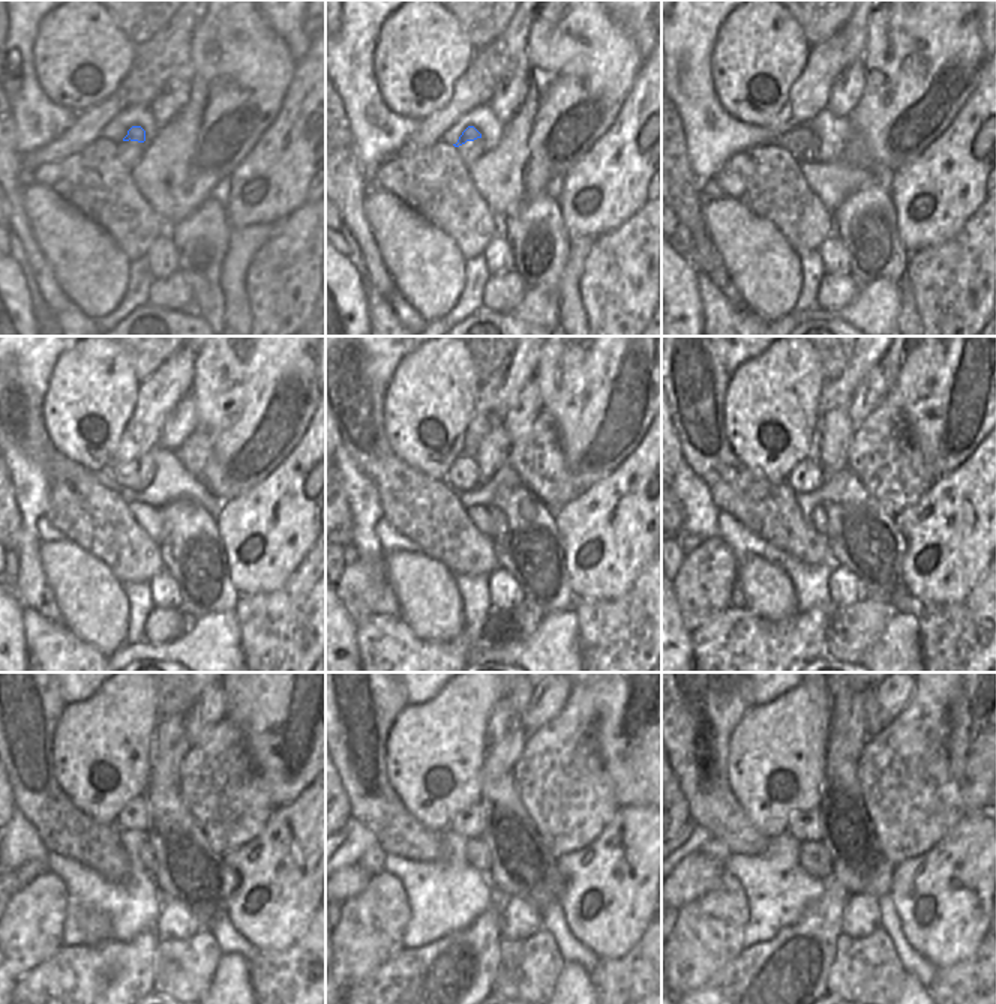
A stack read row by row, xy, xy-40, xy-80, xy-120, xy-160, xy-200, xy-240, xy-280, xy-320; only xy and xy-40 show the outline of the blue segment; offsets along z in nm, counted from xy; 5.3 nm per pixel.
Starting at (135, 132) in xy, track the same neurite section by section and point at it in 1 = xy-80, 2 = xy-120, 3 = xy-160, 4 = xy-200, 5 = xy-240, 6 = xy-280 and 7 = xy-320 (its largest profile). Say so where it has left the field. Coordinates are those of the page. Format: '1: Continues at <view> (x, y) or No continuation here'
1: Continues at xy-80 (797, 141)
2: Continues at xy-120 (122, 476)
3: Continues at xy-160 (464, 474)
4: Continues at xy-200 (806, 476)
5: Continues at xy-240 (134, 817)
6: Continues at xy-280 (468, 824)
7: Continues at xy-320 (804, 826).

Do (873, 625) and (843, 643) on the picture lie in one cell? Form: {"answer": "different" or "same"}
{"answer": "same"}

